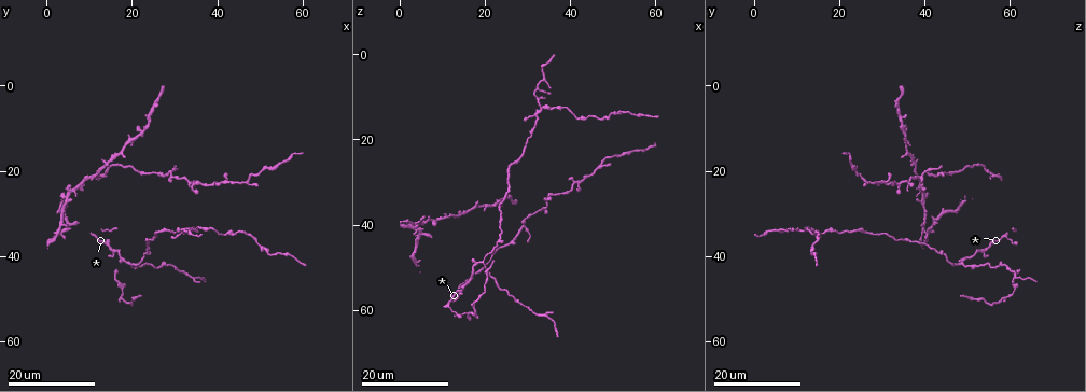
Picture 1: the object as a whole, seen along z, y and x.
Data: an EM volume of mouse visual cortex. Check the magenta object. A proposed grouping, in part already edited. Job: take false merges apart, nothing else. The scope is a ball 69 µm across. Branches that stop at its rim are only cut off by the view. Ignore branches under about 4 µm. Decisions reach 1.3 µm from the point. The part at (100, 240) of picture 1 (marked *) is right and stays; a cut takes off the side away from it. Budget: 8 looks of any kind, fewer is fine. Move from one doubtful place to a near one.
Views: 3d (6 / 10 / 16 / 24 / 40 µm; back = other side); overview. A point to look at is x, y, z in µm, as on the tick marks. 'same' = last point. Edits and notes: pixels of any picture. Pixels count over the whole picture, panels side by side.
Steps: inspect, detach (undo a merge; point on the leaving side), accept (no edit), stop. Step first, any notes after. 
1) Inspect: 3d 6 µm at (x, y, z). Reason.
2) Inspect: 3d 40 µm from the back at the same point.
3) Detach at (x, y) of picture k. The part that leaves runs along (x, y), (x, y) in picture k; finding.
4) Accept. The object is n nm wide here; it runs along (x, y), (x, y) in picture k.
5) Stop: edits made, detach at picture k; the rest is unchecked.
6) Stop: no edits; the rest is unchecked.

Inspect: 3d 16 µm at (13.0, 36.5, 56.0).

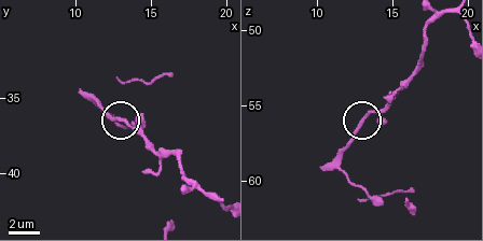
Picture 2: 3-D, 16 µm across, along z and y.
Inspect: 3d 6 µm at (13.6, 36.6, 55.4). Zoom in.

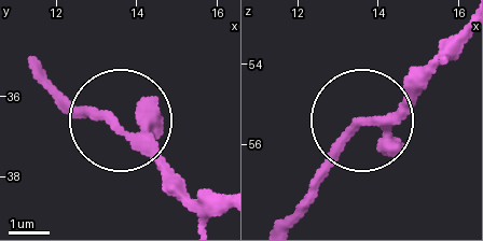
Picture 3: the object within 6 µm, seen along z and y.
Accept. Continuous, no second neuron.

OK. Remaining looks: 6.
Inspect: 3d 16 µm at (19.5, 42.0, 48.5). Three arms meet.

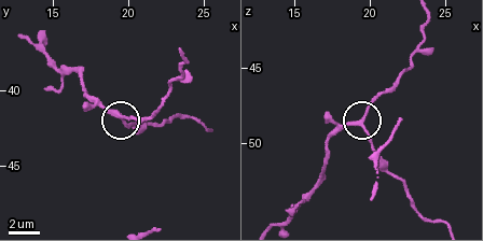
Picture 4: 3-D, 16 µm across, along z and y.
Inspect: 3d 10 µm at (19.6, 41.6, 48.6). Closer look.

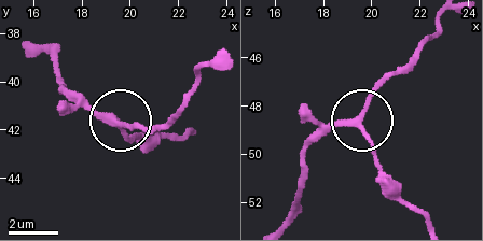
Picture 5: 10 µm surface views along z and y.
Accept. The object is 230 nm wide here; continuous, no second neuron.

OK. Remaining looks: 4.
Inspect: 3d 16 µm at (29.0, 20.0, 40.5).

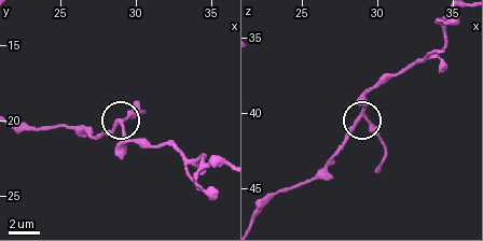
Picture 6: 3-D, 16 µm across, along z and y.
Inspect: 3d 6 µm at (29.0, 20.2, 40.0). Closer look.

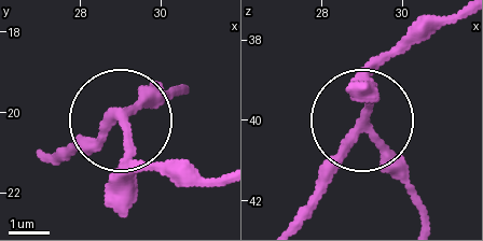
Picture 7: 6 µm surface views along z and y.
Accept. The object is 190 nm wide here; it runs along (292, 221), (364, 124), (412, 186) in picture 7; continuous, no second neuron.

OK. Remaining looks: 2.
Inspect: 3d 24 µm at (34.0, 45.0, 61.0). Calibre changes.

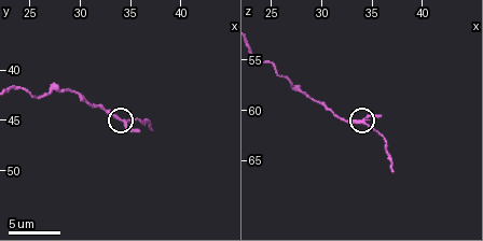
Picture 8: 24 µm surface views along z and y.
Inspect: 3d 10 µm at (34.2, 45.0, 61.2).

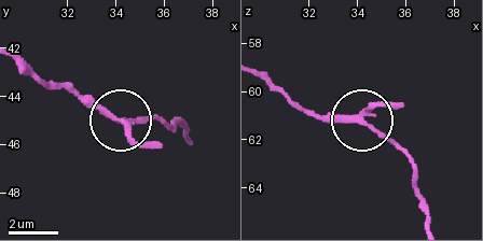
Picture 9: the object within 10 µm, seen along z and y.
Accept. 3 arms meet here; all the same neuron.

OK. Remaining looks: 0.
Stop: no edits; the rest is unchecked.

